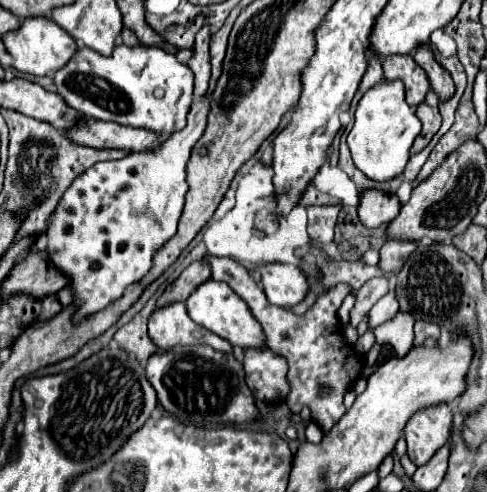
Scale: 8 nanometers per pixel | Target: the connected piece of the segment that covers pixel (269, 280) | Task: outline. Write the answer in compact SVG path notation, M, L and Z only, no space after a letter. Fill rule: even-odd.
M265 264L257 272L261 274L267 300L275 306L297 306L309 292L309 280L295 264Z

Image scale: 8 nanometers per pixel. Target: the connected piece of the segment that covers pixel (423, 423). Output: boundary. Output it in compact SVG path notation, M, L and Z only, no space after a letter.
M439 404L433 408L425 408L411 416L405 426L405 440L407 440L407 454L417 464L427 464L435 452L447 444L451 436L453 412L447 404Z

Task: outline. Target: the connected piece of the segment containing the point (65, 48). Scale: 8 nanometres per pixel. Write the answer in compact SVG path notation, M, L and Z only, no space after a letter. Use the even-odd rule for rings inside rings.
M51 18L21 20L19 30L3 36L3 44L15 60L13 68L33 76L53 76L59 68L67 66L67 62L77 54L77 48L79 48L75 38L63 32L63 28L59 28L59 24L55 24Z

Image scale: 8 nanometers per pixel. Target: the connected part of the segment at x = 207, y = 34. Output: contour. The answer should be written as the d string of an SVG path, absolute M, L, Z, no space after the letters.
M203 26L195 36L195 56L191 56L187 62L187 66L195 74L195 96L203 96L203 92L207 92L209 88L209 78L211 78L209 38L211 38L211 30L209 26Z

